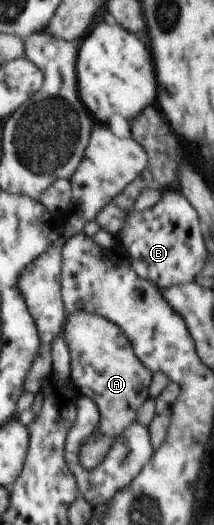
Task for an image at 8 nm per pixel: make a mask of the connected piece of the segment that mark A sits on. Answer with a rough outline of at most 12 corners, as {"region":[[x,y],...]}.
{"region":[[77,312],[62,335],[71,380],[99,425],[78,451],[98,466],[136,421],[153,373],[110,319]]}

